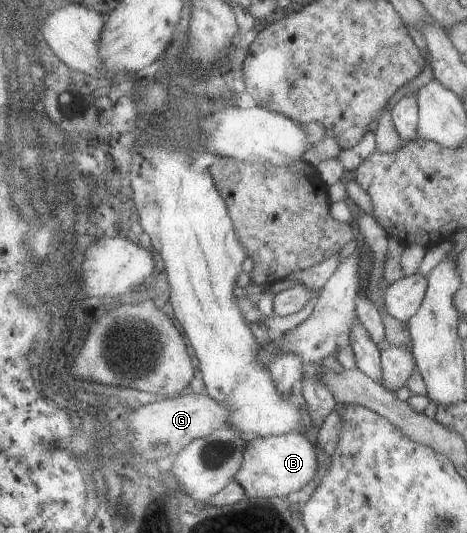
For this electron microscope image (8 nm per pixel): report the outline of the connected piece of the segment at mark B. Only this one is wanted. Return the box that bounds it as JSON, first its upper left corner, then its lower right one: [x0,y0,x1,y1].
[234,431,324,499]

